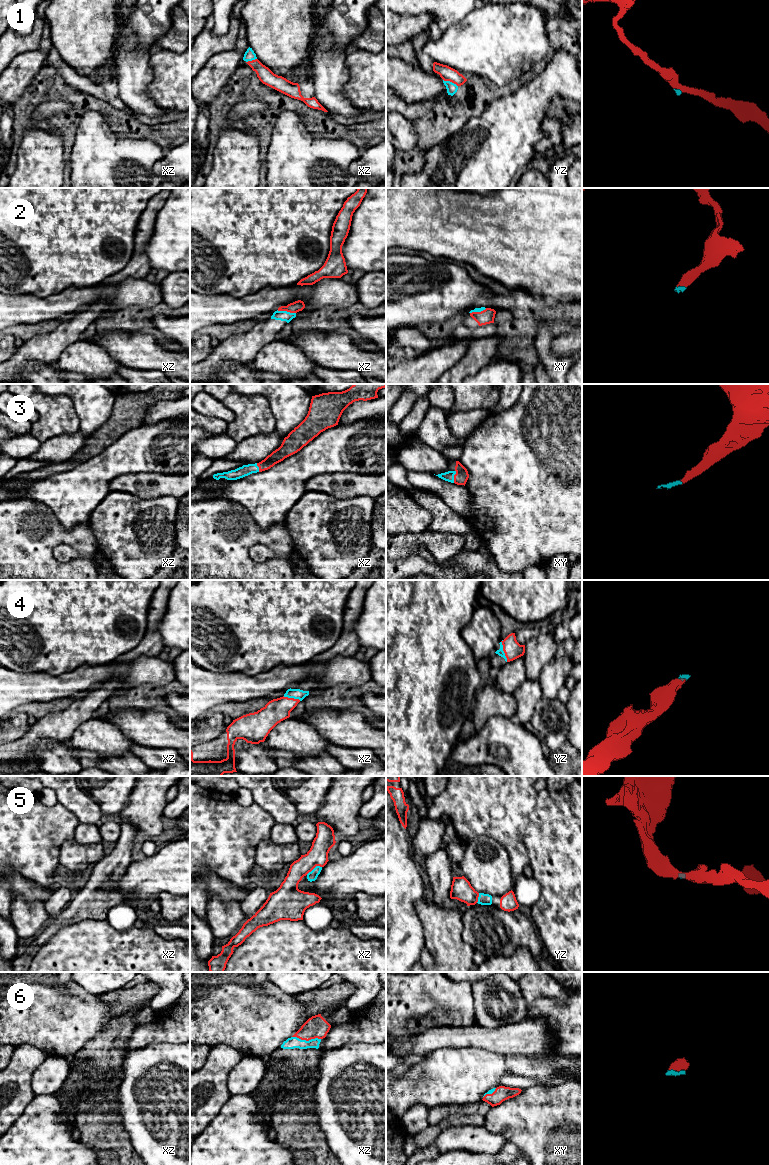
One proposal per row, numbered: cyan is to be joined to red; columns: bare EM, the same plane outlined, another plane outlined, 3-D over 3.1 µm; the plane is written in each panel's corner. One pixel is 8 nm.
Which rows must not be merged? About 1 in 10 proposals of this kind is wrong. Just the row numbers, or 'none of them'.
none of them

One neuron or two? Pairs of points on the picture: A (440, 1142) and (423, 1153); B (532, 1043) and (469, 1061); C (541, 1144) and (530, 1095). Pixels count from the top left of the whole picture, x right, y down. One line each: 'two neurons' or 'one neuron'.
A: two neurons
B: two neurons
C: one neuron

